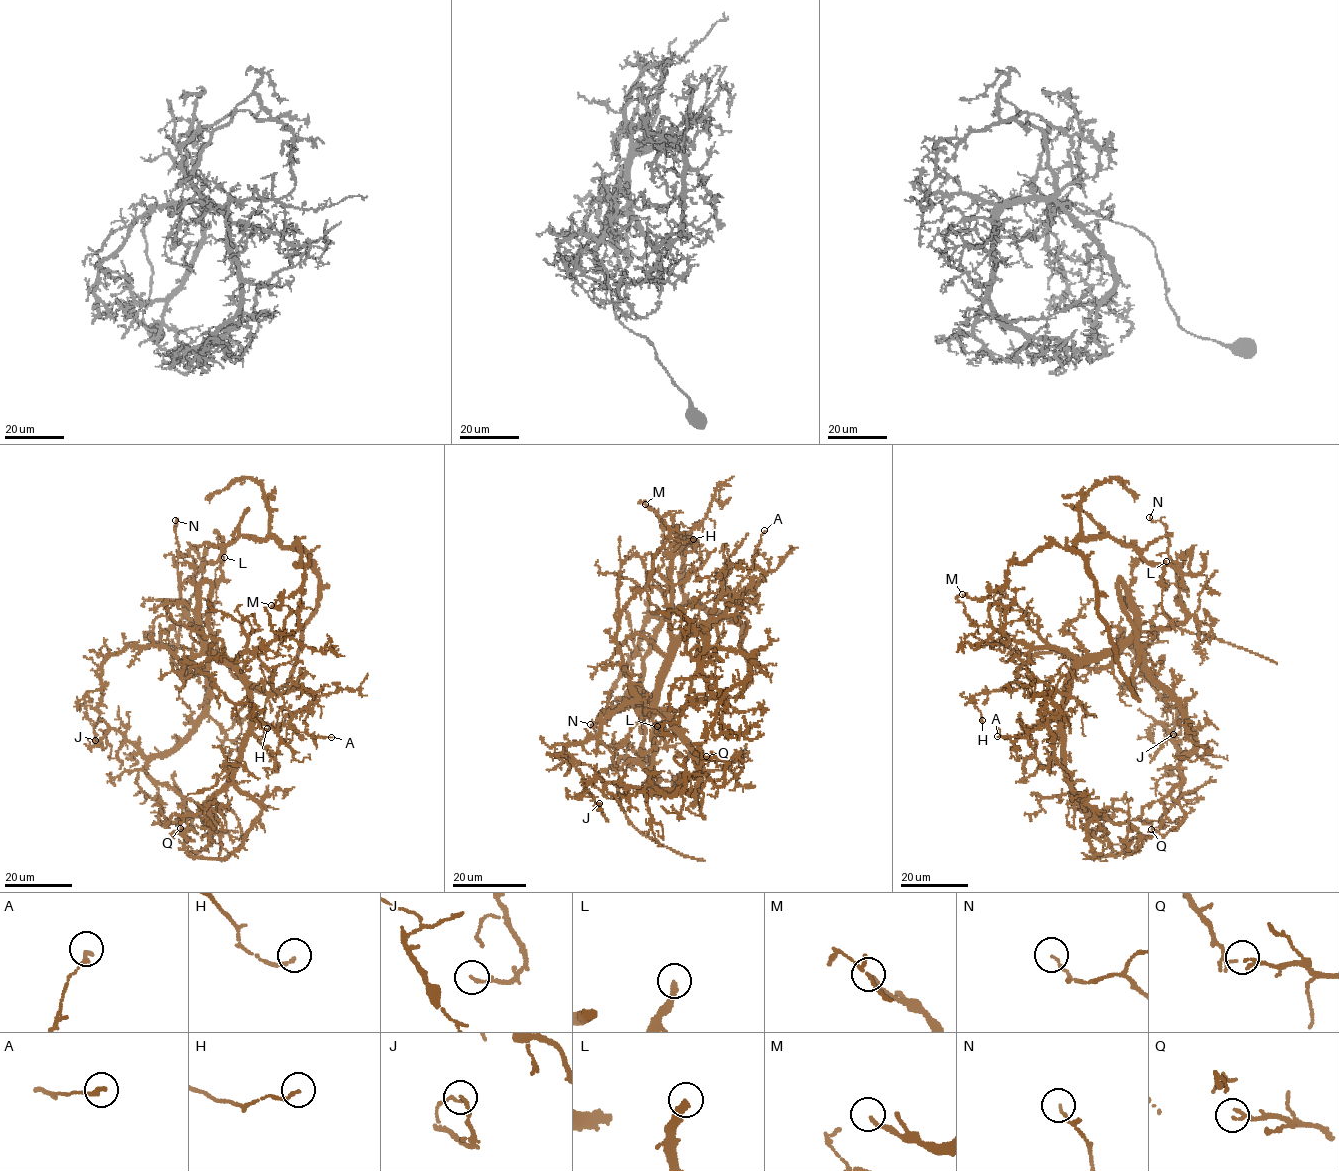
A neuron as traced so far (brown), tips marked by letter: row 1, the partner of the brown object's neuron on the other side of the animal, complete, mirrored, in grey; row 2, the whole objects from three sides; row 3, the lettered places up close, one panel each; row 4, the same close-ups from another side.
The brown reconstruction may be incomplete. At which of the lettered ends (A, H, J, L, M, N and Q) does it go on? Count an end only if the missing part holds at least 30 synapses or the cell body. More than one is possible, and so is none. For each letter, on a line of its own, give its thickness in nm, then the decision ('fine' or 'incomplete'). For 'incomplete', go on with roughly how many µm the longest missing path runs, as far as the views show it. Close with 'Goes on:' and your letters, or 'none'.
A: 170 nm | fine
H: 120 nm | fine
J: 120 nm | fine
L: 280 nm | fine
M: 150 nm | fine
N: 100 nm | fine
Q: 120 nm | fine
Goes on: none

